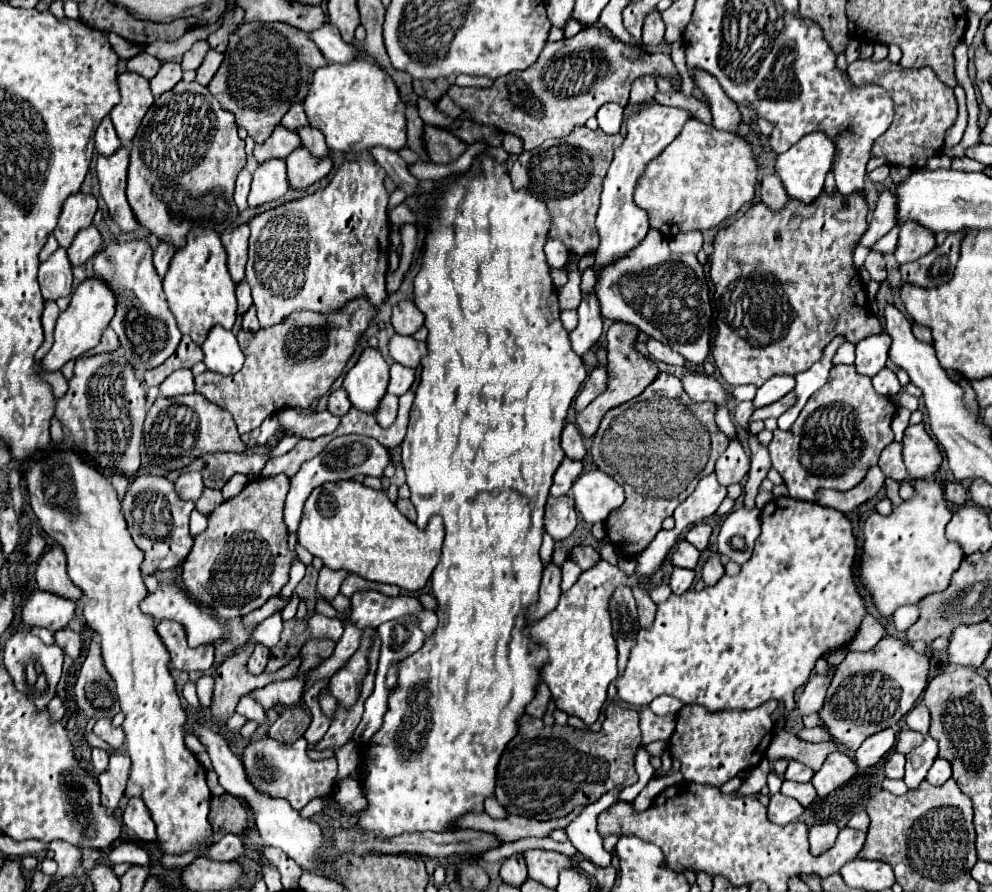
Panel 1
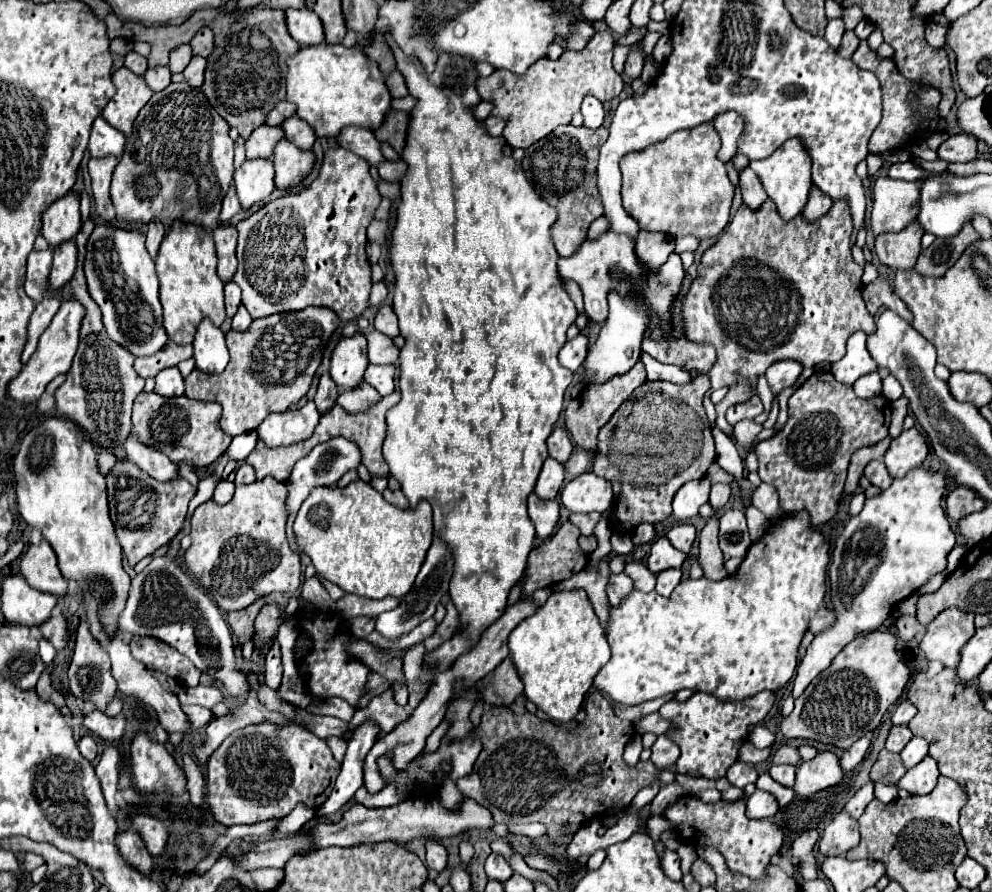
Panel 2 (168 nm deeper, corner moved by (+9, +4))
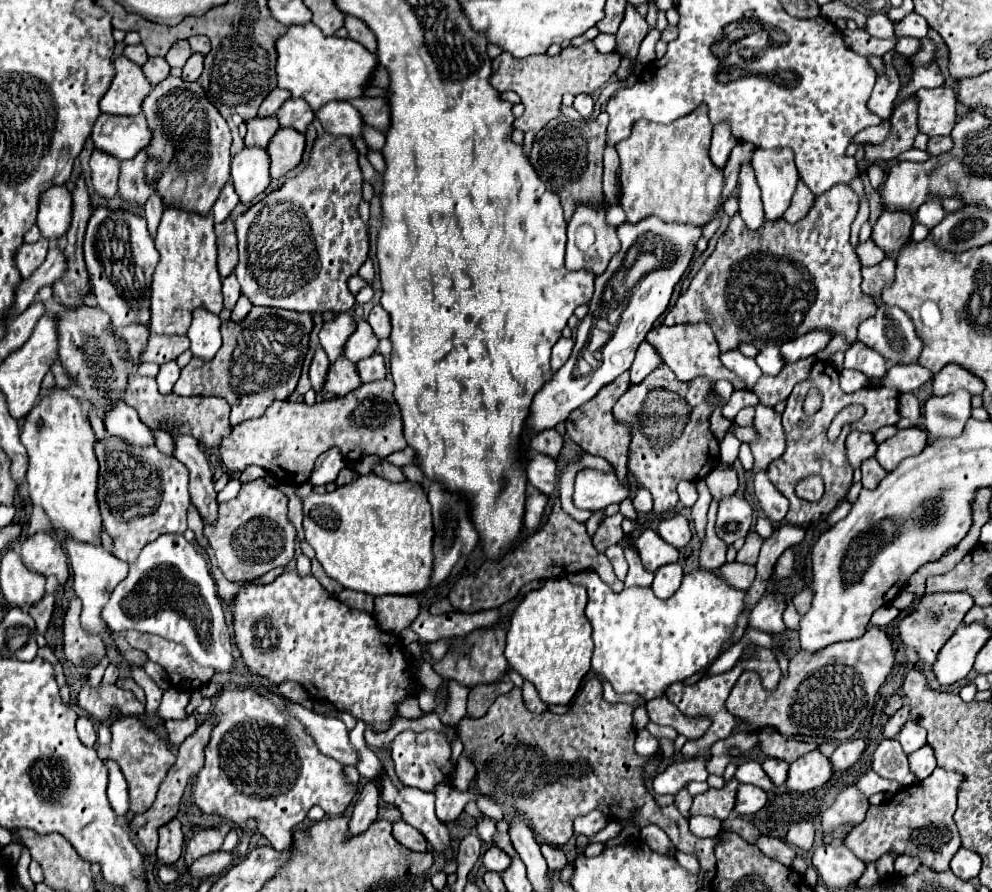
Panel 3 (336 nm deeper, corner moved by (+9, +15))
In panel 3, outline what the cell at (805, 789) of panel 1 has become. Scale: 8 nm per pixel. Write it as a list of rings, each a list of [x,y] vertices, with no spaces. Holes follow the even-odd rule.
[[[749,760],[749,762],[739,764],[735,778],[737,778],[741,784],[759,786],[759,788],[763,788],[765,792],[769,792],[769,790],[773,788],[773,782],[771,782],[769,776],[763,772],[763,768],[761,768],[761,764],[759,764],[757,760]]]

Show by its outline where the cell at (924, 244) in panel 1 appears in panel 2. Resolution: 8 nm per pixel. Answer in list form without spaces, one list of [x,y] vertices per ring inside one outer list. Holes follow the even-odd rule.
[[[909,223],[899,233],[883,233],[875,239],[875,251],[879,261],[893,269],[911,269],[917,263],[921,251],[923,229],[919,223]]]

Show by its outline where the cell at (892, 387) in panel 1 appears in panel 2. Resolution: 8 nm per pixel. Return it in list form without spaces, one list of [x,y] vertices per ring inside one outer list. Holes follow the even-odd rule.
[[[869,373],[869,375],[863,375],[861,379],[857,379],[853,383],[853,391],[859,397],[877,397],[877,395],[881,395],[881,377],[879,377],[879,373]]]

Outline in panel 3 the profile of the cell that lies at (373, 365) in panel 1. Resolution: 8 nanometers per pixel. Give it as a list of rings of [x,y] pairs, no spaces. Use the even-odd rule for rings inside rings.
[[[347,312],[345,314],[337,314],[335,320],[323,324],[323,328],[319,332],[319,340],[321,340],[321,346],[325,348],[325,352],[327,352],[331,362],[335,362],[337,358],[343,356],[345,342],[351,338],[355,328],[357,328],[357,322]]]

